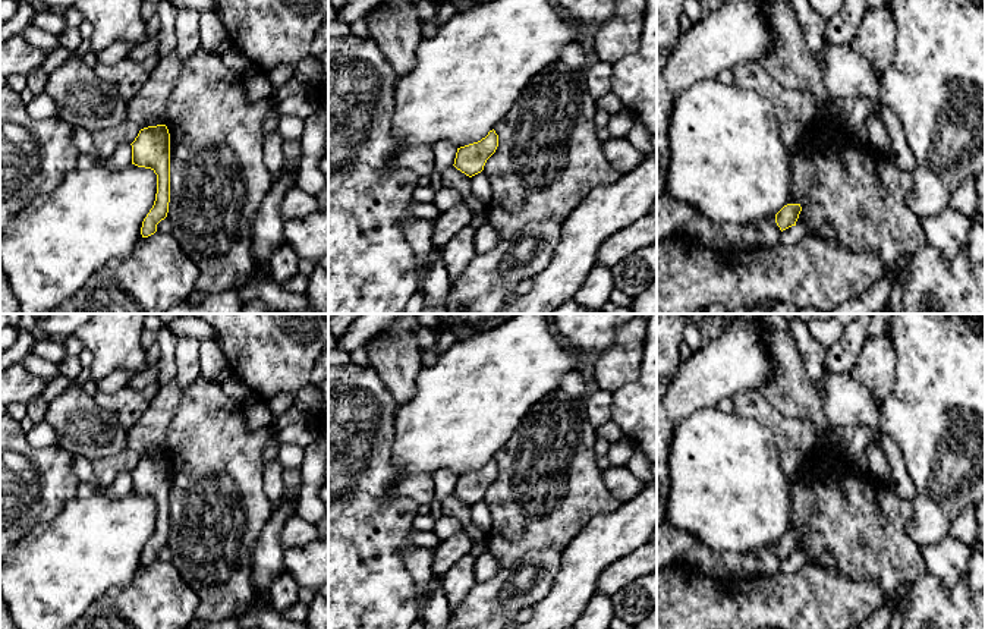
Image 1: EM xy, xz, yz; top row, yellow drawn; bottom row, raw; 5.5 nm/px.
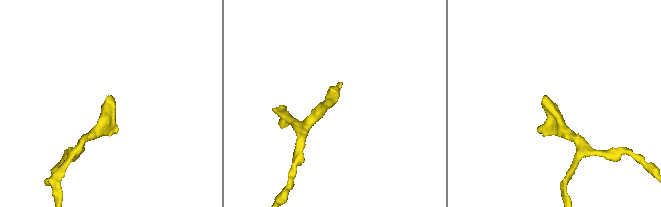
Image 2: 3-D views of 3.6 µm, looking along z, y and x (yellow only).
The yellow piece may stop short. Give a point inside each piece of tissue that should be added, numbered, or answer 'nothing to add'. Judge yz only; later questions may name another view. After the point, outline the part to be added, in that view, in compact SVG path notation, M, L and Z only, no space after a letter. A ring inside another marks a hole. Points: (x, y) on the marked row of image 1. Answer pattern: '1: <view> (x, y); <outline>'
1: yz (673, 216); M667 192L657 196L657 242L680 232L717 249L772 248L777 246L781 233L775 216L745 224L714 223L695 207Z

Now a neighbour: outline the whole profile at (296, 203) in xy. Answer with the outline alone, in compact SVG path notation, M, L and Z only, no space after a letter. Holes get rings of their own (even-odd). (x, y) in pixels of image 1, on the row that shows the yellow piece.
M298 186L286 192L280 213L284 221L292 218L305 217L314 211L318 211L318 202L314 195L309 195Z

